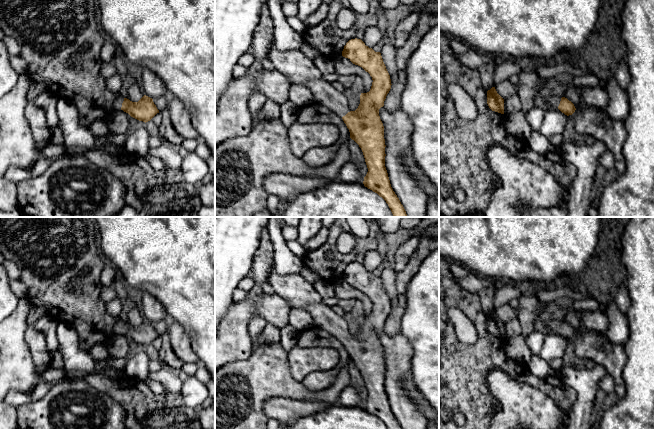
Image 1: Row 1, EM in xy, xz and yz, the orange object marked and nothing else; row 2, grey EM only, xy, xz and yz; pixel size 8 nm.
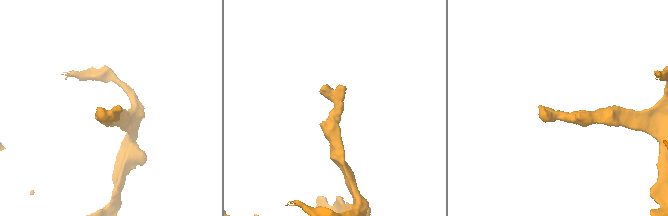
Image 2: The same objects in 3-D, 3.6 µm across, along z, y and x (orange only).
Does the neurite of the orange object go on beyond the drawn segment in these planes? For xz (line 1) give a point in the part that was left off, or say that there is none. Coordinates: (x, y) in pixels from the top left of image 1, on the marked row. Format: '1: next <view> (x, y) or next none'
1: next xz (294, 64)

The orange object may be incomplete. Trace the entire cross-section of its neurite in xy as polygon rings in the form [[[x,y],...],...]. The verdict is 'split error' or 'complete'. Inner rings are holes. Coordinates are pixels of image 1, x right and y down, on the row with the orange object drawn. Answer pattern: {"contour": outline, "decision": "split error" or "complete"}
{"contour": [[[120,95],[115,99],[113,108],[115,111],[123,110],[131,117],[145,123],[159,113],[153,99],[146,95],[144,95],[138,102],[132,102]]], "decision": "split error"}

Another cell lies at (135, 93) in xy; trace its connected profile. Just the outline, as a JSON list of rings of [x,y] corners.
[[[137,83],[131,85],[128,89],[128,98],[132,102],[138,102],[145,94]]]

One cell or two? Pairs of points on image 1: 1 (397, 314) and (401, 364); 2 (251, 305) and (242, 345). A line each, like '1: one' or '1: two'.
1: two
2: one

